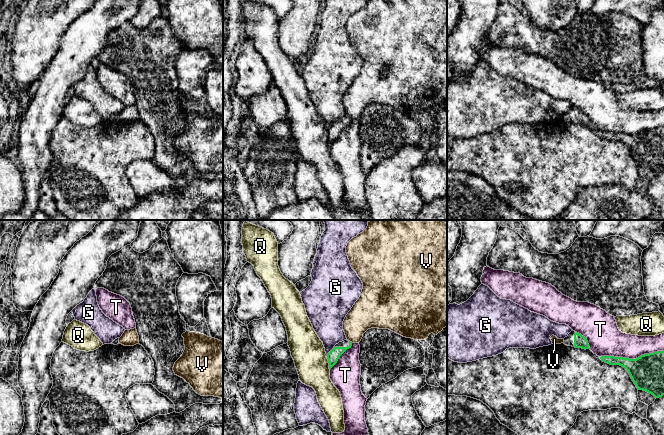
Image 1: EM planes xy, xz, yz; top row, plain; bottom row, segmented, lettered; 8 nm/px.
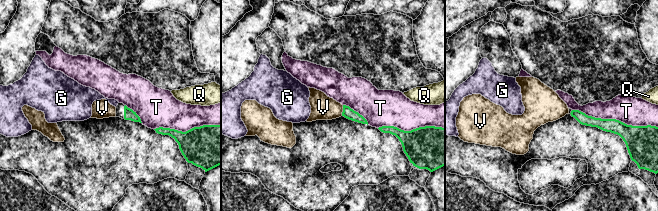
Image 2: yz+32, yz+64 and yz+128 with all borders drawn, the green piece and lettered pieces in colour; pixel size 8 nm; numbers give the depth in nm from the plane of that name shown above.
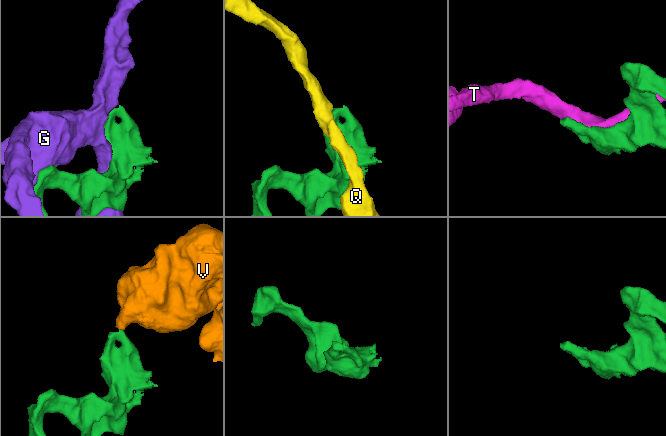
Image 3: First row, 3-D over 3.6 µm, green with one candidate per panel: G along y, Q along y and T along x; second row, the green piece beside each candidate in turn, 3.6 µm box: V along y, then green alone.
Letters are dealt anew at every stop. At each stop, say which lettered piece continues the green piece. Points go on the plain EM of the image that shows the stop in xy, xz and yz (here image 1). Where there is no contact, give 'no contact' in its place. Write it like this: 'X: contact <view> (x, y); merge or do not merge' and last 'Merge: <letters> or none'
G: contact xz (330, 127); do not merge
Q: contact xz (328, 138); do not merge
T: contact yz (631, 135); do not merge
V: contact xz (351, 118); do not merge
Merge: none

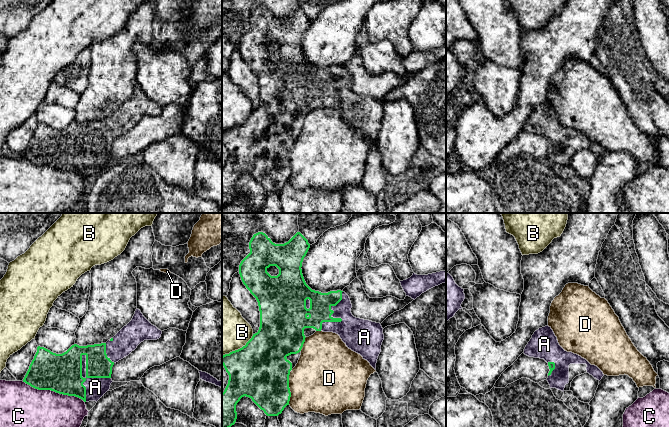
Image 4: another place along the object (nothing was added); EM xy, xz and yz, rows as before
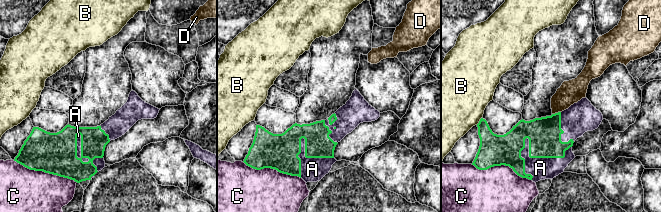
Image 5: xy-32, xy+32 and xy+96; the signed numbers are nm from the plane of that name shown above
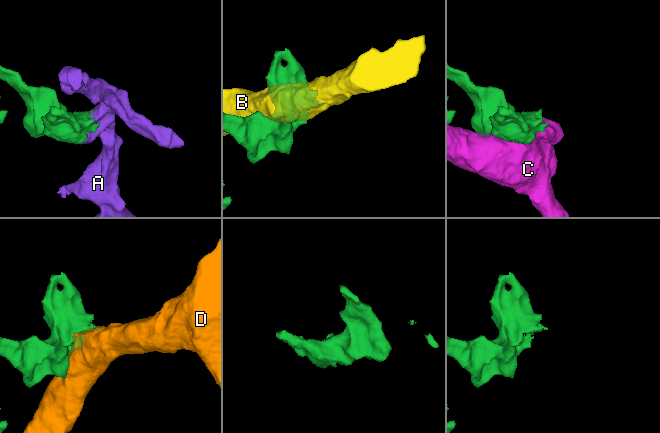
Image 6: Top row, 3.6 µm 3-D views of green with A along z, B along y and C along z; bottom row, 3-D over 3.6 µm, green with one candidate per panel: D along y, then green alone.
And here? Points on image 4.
A: contact xy (84, 154); merge
B: contact xz (238, 125); do not merge
C: contact xy (53, 166); do not merge
D: contact xz (289, 164); do not merge
Merge: A

